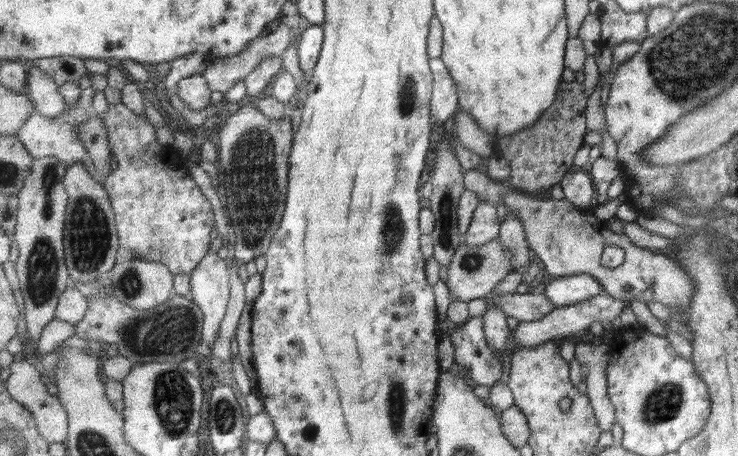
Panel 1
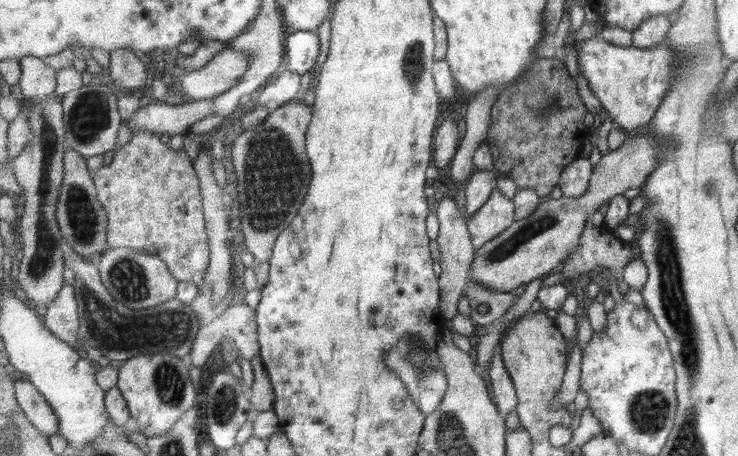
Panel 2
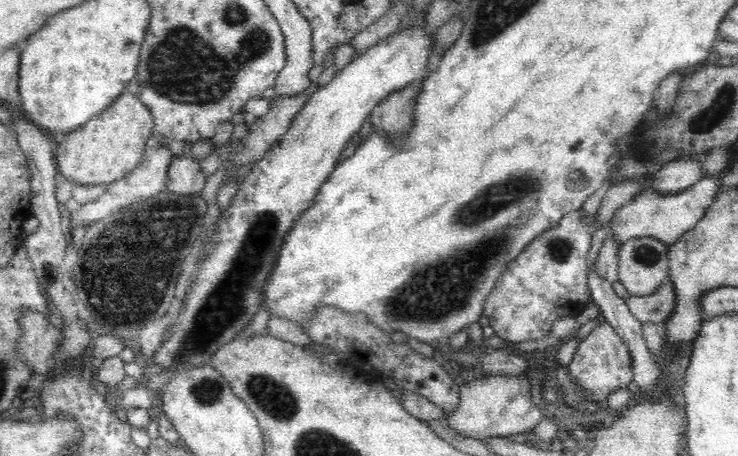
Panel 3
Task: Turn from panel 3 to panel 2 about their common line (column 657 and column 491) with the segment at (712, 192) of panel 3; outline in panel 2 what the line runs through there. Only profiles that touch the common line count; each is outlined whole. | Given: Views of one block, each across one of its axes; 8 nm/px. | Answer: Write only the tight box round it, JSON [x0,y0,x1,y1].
[468,188,515,250]

